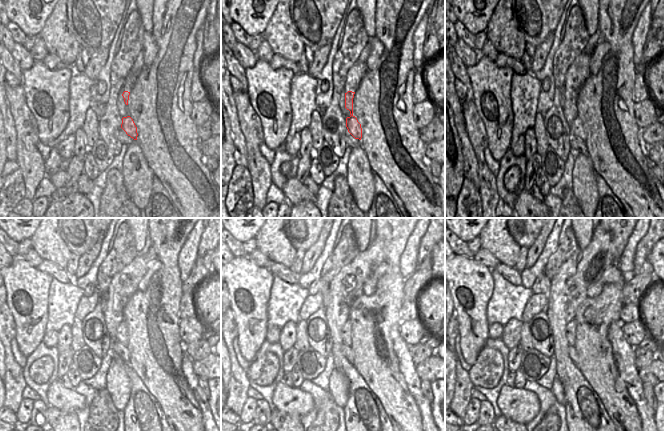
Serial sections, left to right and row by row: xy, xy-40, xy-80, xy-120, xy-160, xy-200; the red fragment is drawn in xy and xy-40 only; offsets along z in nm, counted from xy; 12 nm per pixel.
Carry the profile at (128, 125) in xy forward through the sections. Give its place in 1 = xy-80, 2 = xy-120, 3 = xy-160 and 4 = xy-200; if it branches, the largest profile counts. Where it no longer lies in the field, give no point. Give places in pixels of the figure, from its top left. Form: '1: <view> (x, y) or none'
1: xy-80 (571, 101)
2: xy-120 (122, 331)
3: xy-160 (346, 331)
4: xy-200 (570, 331)

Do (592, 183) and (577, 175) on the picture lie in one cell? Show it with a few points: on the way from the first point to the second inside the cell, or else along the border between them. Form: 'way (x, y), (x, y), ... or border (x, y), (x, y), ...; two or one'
border (579, 156), (584, 159), (588, 190), (584, 201); two

